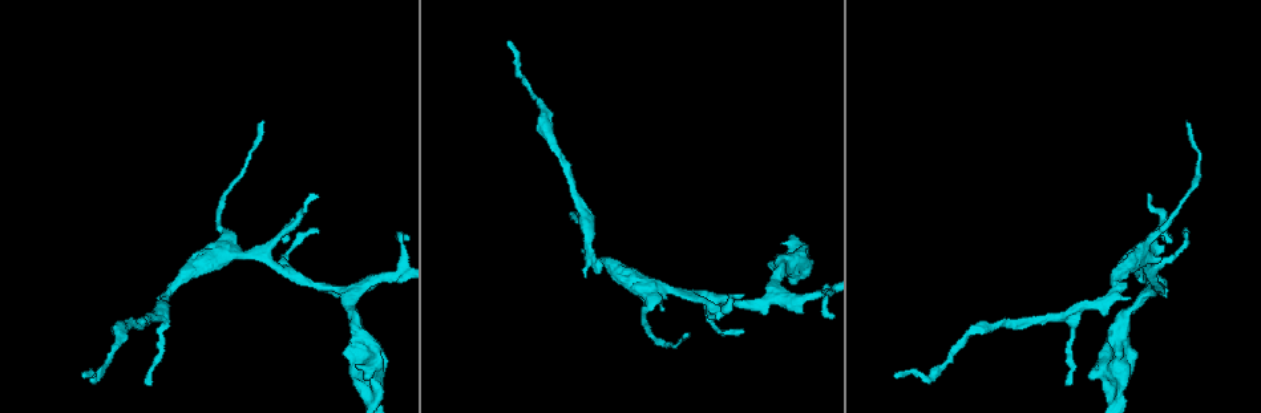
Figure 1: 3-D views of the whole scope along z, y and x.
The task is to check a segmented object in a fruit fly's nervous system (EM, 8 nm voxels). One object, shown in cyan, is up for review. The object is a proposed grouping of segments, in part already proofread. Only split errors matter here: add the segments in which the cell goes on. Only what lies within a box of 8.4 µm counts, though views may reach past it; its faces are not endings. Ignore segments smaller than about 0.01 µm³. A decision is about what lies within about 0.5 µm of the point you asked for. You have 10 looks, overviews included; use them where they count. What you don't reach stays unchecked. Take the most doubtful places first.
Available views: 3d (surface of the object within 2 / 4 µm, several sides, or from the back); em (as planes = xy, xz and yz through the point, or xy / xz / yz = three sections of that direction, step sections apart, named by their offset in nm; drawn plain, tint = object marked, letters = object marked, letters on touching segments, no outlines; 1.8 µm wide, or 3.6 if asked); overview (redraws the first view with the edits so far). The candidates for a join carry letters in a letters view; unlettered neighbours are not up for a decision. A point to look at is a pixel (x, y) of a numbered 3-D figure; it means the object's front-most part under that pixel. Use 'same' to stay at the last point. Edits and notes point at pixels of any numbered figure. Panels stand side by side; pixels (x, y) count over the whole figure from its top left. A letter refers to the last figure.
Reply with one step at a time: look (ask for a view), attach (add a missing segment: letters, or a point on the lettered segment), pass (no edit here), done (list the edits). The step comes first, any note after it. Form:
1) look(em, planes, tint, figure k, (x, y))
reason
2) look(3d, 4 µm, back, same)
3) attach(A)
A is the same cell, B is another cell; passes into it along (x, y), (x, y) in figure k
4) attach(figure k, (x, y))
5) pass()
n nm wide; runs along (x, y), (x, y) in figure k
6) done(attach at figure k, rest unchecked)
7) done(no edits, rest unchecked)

look(em, yz, step 4, tint, figure 1, (822, 296))

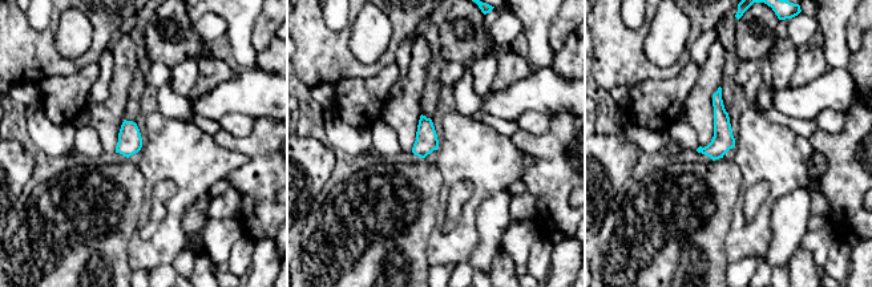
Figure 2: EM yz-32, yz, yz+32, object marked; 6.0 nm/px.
look(em, planes, tint, same)
another direction

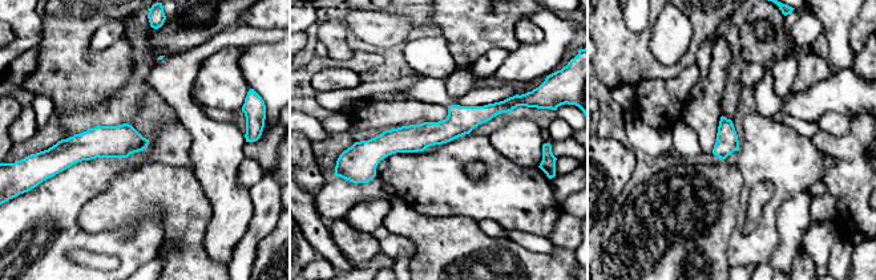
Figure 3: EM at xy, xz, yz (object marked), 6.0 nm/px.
look(em, planes, letters, same)

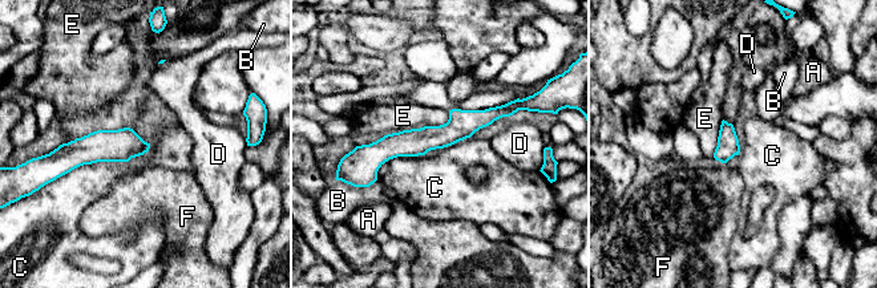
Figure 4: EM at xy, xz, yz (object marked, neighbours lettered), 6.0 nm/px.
pass()
130 nm wide; A, B, C, D, E and F are other cells; none of them fits

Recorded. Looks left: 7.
look(3d, 2 µm, figure 1, (1149, 198))

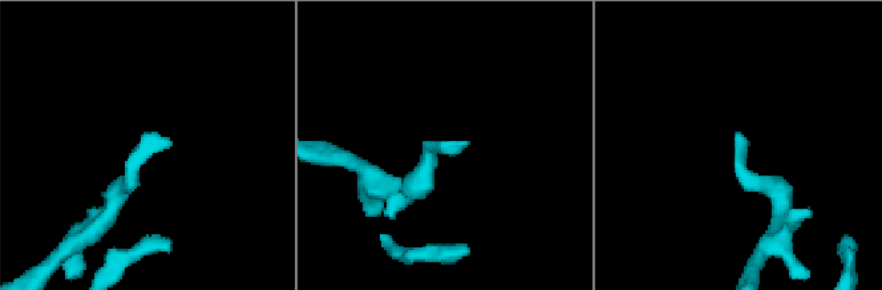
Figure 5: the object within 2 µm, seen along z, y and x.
look(em, yz, step 16, tint, figure 5, (168, 146))
now the EM

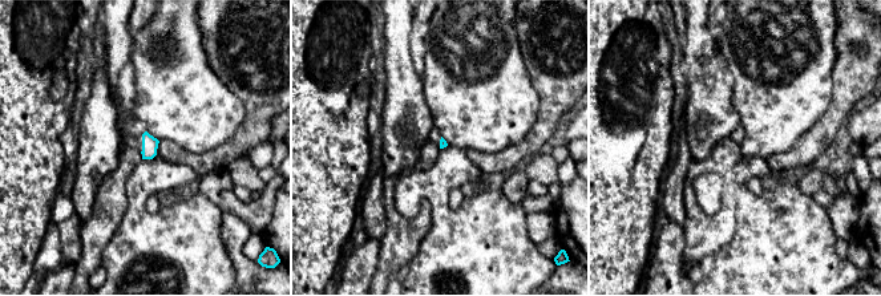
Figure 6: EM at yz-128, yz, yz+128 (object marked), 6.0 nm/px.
look(em, planes, letters, same)
another direction

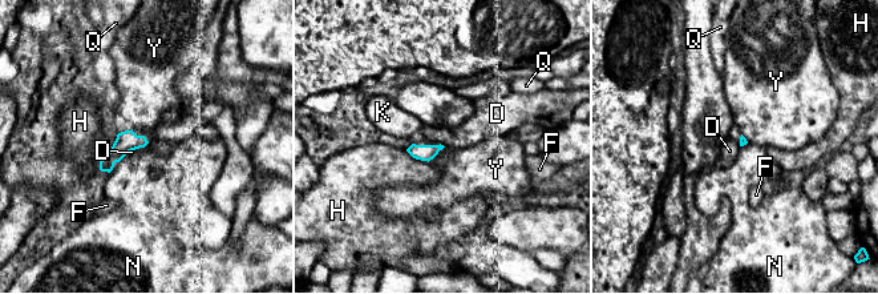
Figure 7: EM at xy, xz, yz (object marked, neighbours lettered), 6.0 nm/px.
pass()
D, F, H, K, N, Q and Y are other cells; border along (440, 143), (444, 146) in figure 7; no lettered segment goes on from it

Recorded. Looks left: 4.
look(3d, 4 µm, figure 1, (85, 375))
thin end

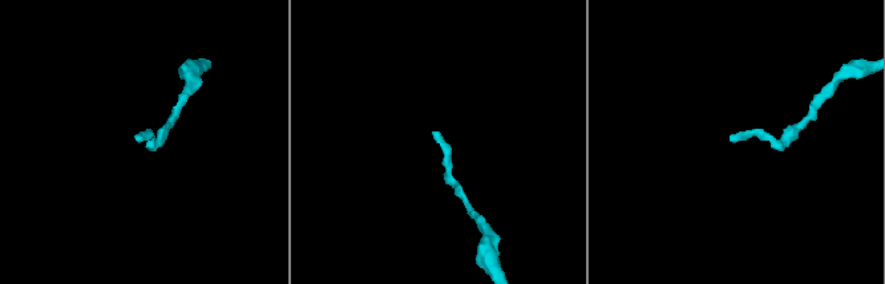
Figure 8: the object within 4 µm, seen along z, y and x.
look(em, planes, letters, figure 8, (139, 137))
now the EM

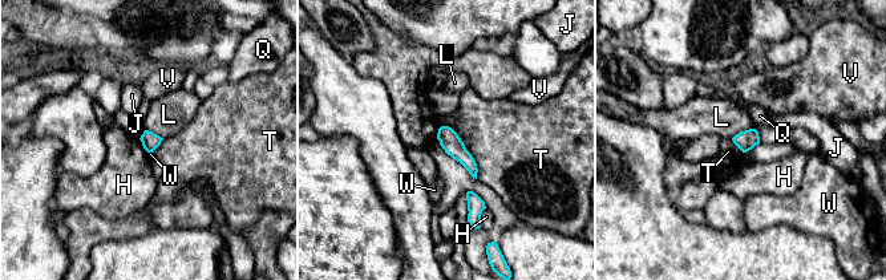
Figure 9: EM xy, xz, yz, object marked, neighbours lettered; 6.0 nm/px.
pass()
H, J, L, Q, T, V and W are other cells; border along (751, 128), (739, 132), (732, 138) in figure 9; no lettered segment goes on from it

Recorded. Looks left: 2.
look(em, planes, plain, figure 1, (1075, 310))
a fork

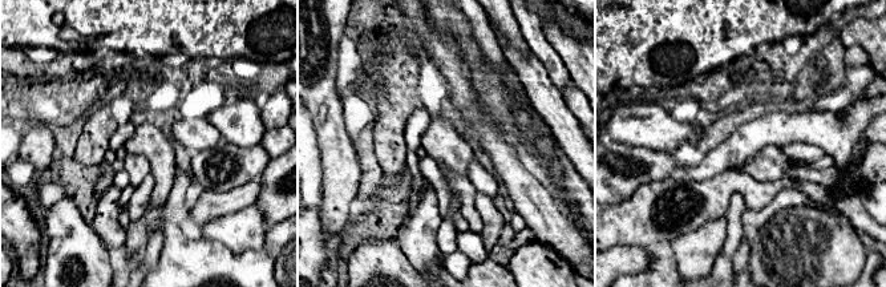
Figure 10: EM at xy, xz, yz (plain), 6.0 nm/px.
look(em, planes, letters, same)

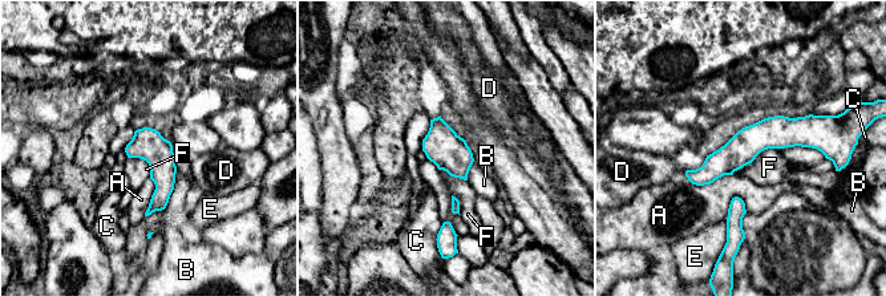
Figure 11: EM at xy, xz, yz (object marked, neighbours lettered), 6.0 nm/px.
pass()
190 nm wide; F touches over 340 nm; A, B, C, D, E and F are other cells; none of them fits

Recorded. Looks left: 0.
done(no edits, rest unchecked)

